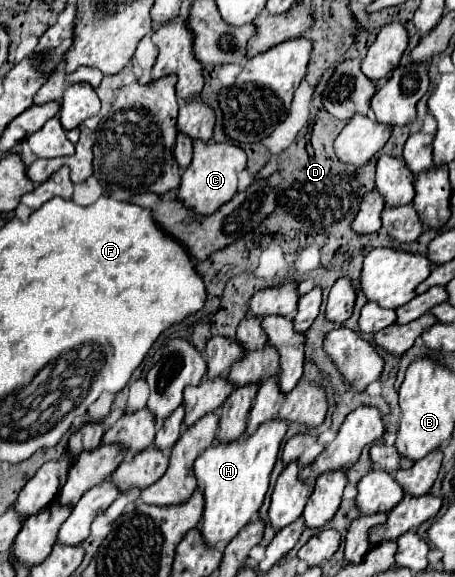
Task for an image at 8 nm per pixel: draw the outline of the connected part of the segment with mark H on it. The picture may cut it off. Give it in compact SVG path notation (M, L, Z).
M271 421L259 427L251 437L241 437L233 443L219 443L195 461L195 477L201 483L205 509L201 519L201 537L209 549L215 549L221 541L233 539L259 511L263 497L269 487L269 475L277 461L277 453L281 449L283 435L287 431L287 423Z

